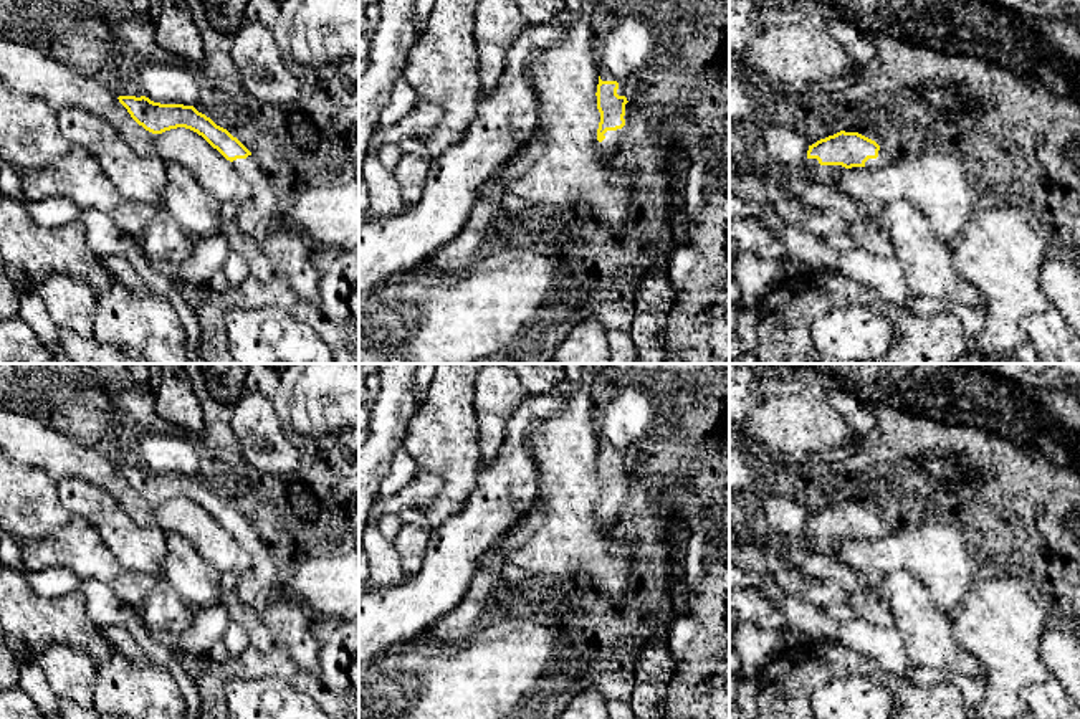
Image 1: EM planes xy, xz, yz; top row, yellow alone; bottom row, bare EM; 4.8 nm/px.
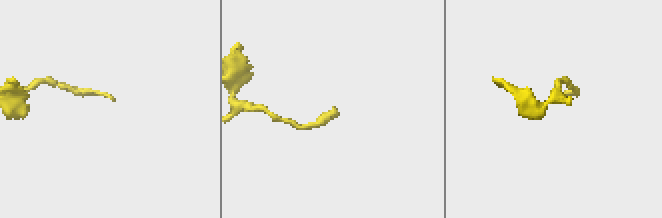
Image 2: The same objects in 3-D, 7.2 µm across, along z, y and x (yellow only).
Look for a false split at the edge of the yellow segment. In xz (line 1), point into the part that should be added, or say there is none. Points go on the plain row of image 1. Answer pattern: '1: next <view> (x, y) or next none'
1: next xz (612, 509)

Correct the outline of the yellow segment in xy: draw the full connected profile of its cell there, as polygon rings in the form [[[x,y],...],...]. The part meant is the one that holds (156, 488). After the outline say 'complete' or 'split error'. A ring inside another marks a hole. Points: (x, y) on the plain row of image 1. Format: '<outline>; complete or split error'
[[[146,466],[117,469],[134,491],[152,504],[177,498],[197,502],[250,550],[251,569],[238,579],[237,595],[270,626],[275,646],[284,648],[296,666],[318,673],[321,645],[311,630],[314,618],[304,607],[284,597],[275,559],[251,522],[194,476],[160,474]]]; split error

